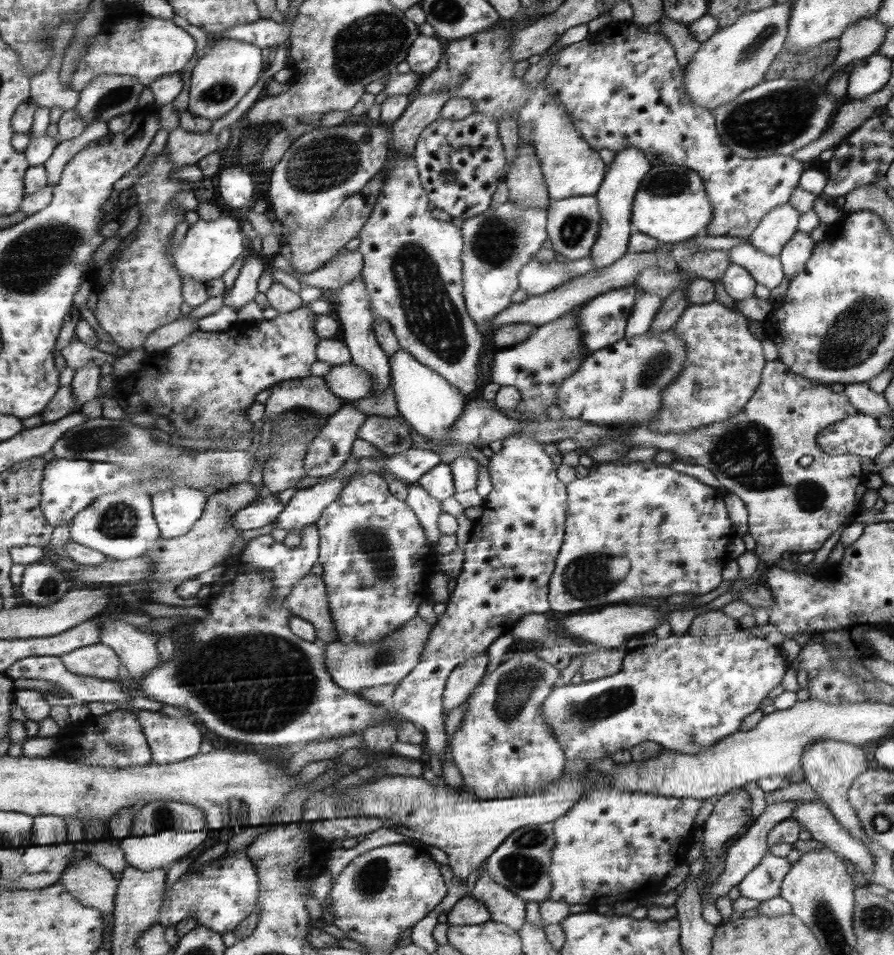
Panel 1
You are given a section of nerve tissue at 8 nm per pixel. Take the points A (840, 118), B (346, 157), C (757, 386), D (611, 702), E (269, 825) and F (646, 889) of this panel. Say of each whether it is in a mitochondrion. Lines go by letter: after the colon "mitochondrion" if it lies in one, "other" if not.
A: other
B: mitochondrion
C: other
D: mitochondrion
E: other
F: other

